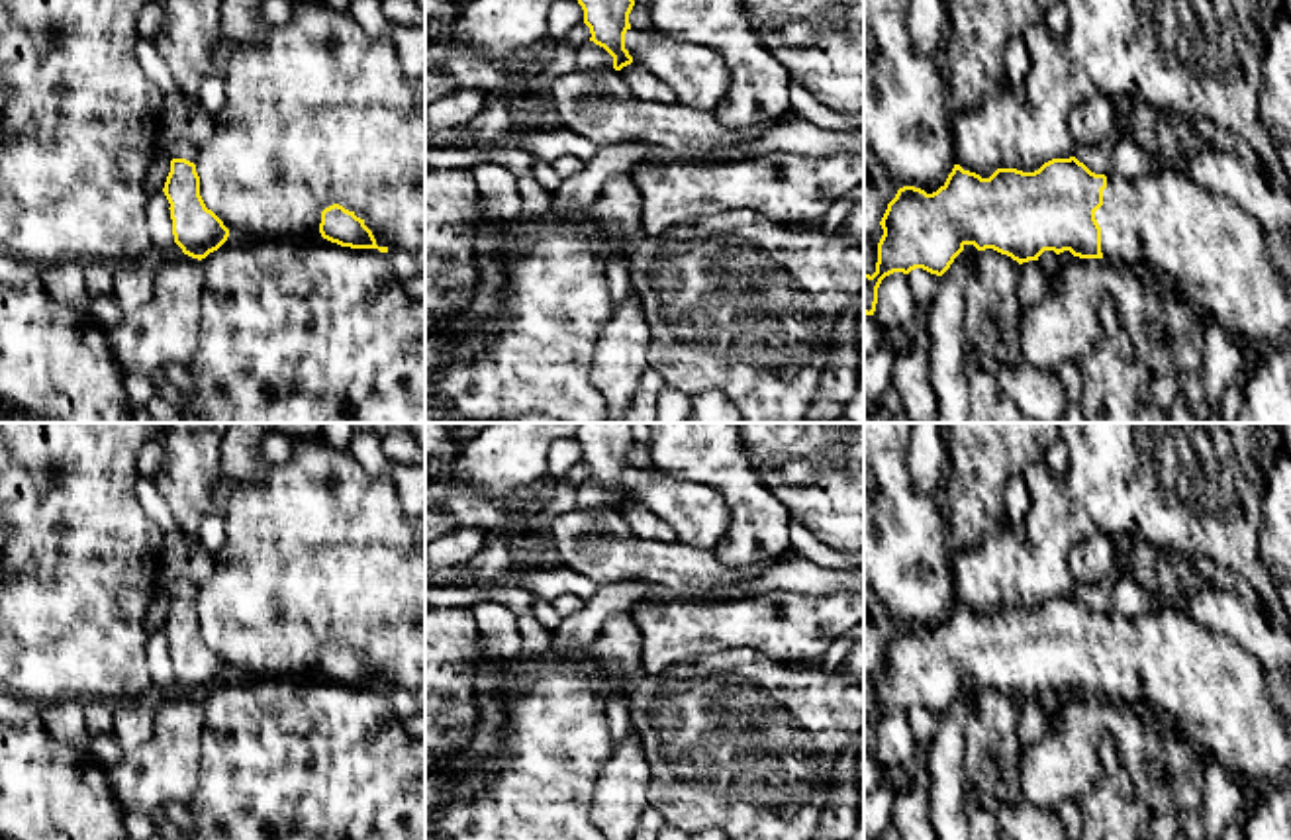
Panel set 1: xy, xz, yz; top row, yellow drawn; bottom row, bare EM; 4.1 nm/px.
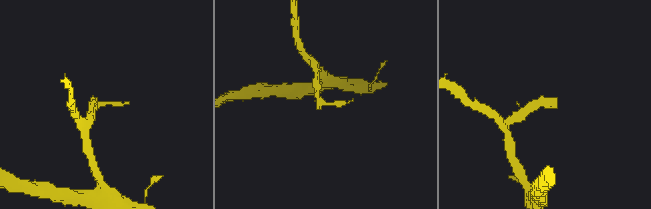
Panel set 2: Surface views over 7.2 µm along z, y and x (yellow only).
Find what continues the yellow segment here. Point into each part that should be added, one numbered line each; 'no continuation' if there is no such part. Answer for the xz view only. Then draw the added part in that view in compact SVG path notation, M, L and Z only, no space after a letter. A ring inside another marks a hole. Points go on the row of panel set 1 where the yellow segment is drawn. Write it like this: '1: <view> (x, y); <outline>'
no continuation

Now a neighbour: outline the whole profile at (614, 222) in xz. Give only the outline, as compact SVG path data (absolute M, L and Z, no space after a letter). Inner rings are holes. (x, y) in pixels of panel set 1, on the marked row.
M629 174L611 176L590 206L586 227L598 251L605 255L652 255L654 241L643 233L643 198Z

